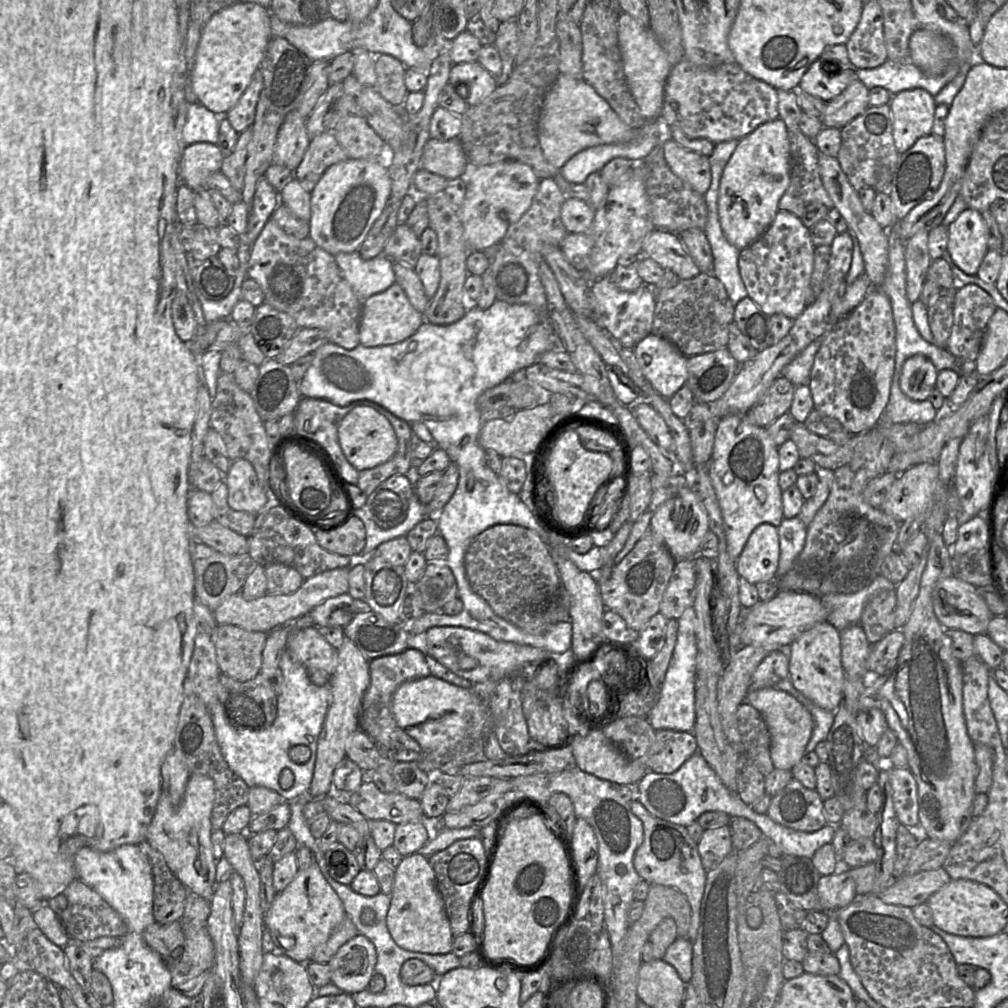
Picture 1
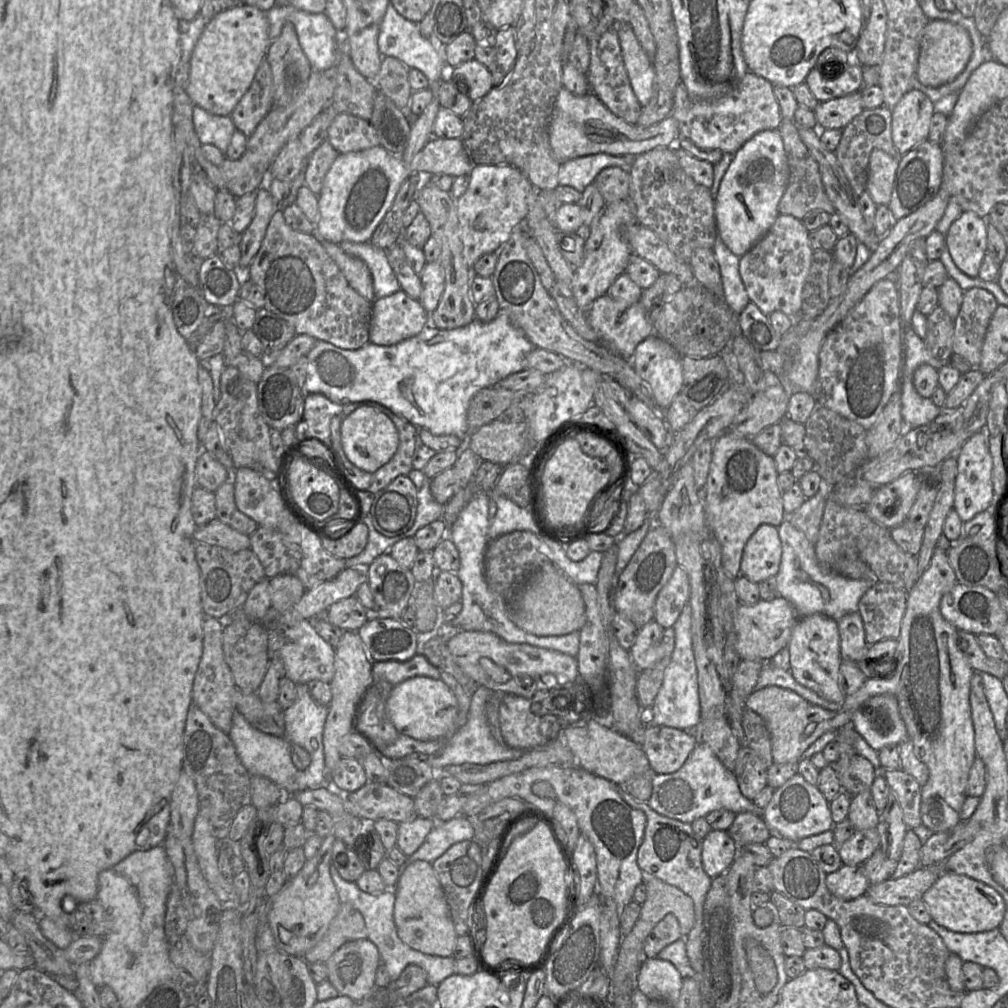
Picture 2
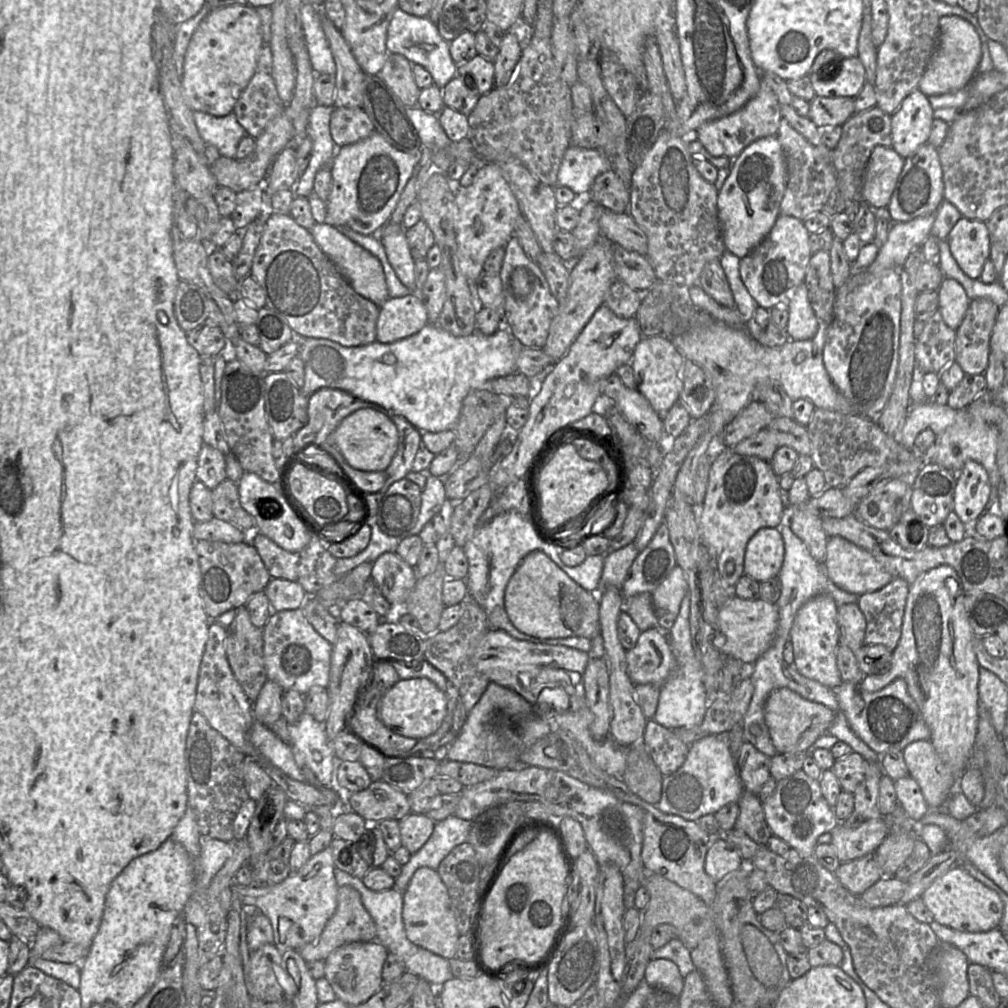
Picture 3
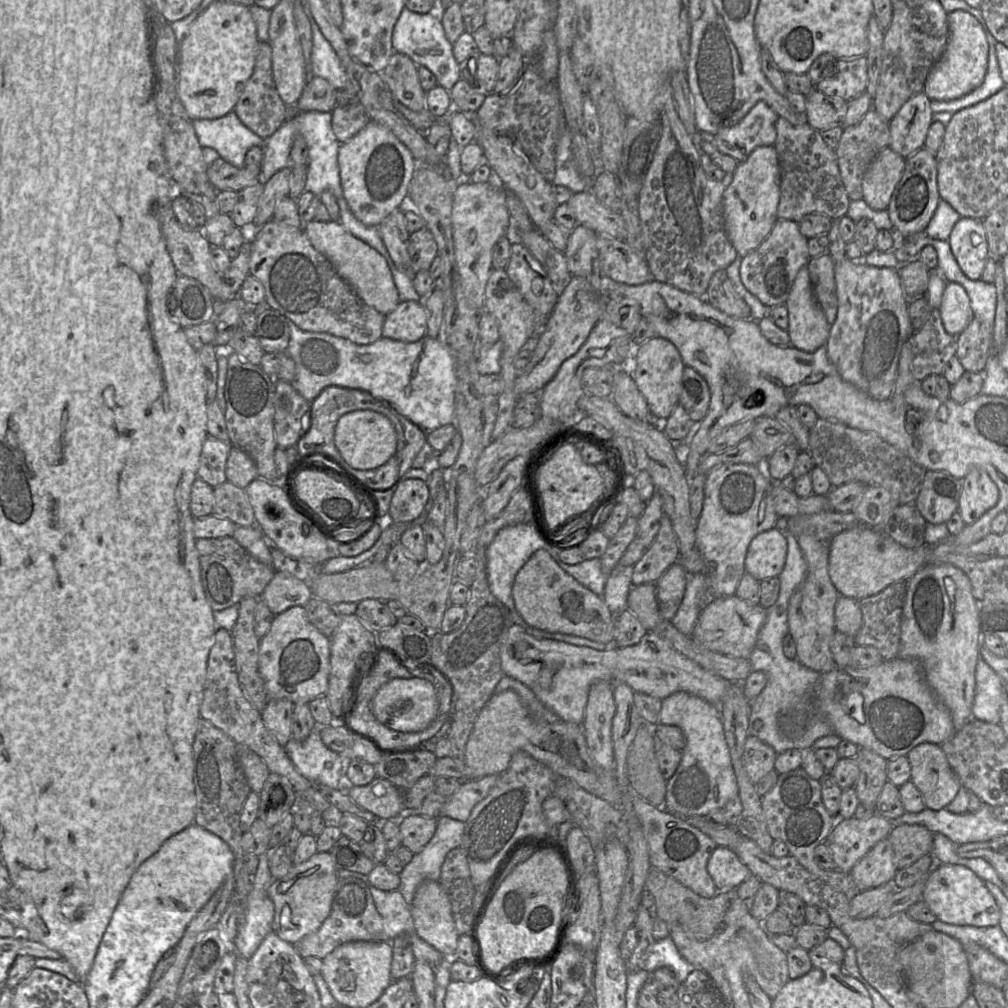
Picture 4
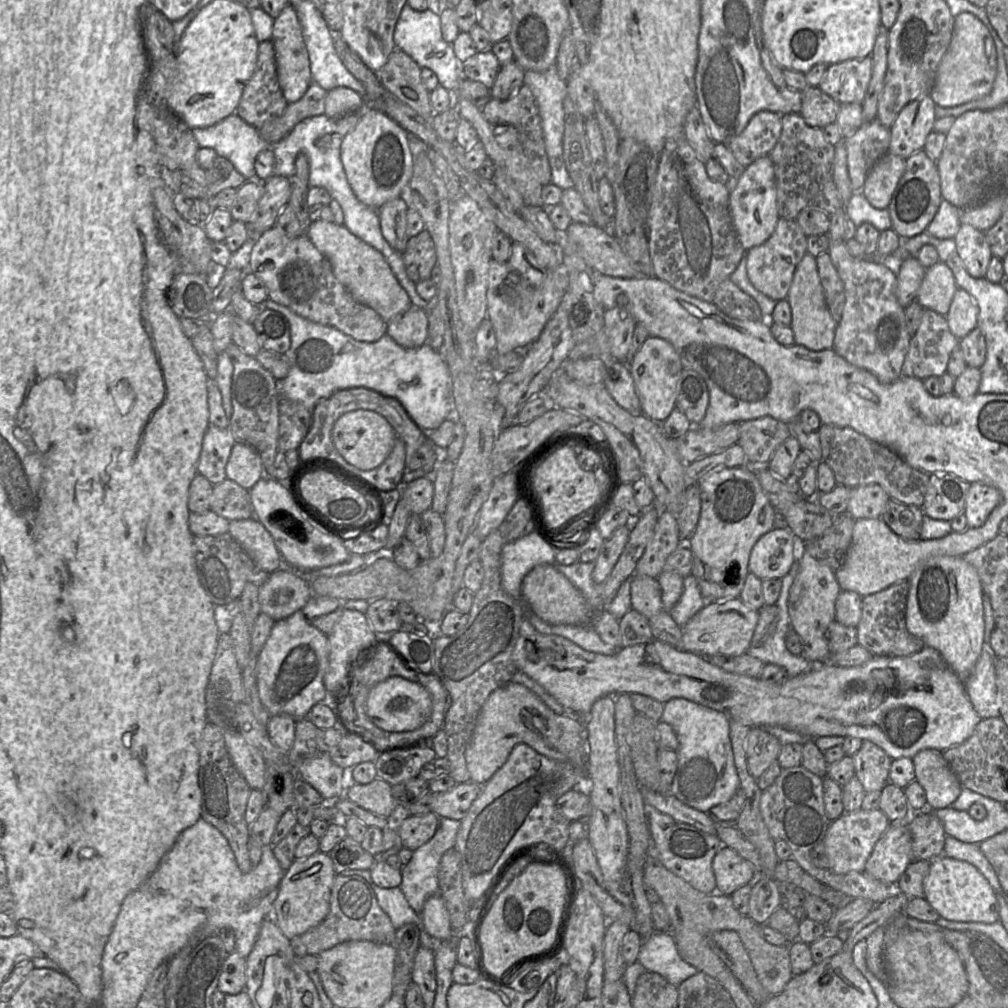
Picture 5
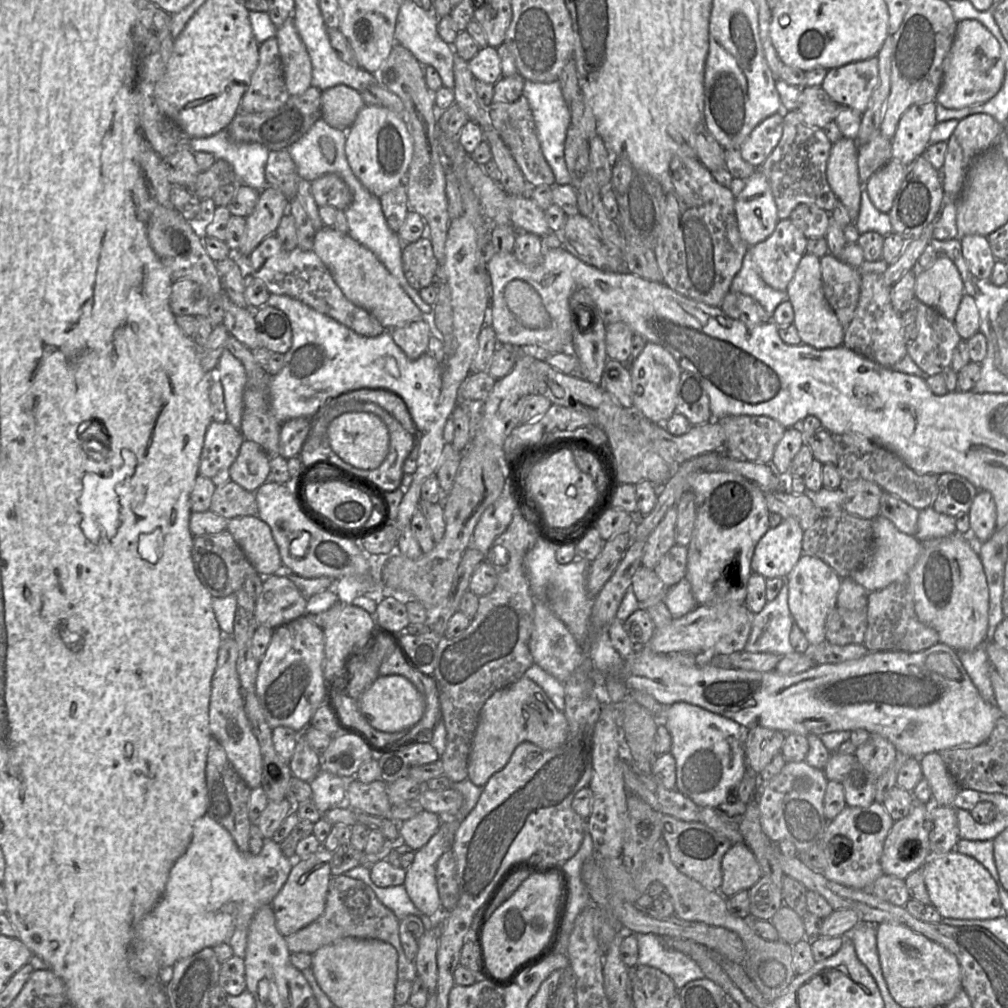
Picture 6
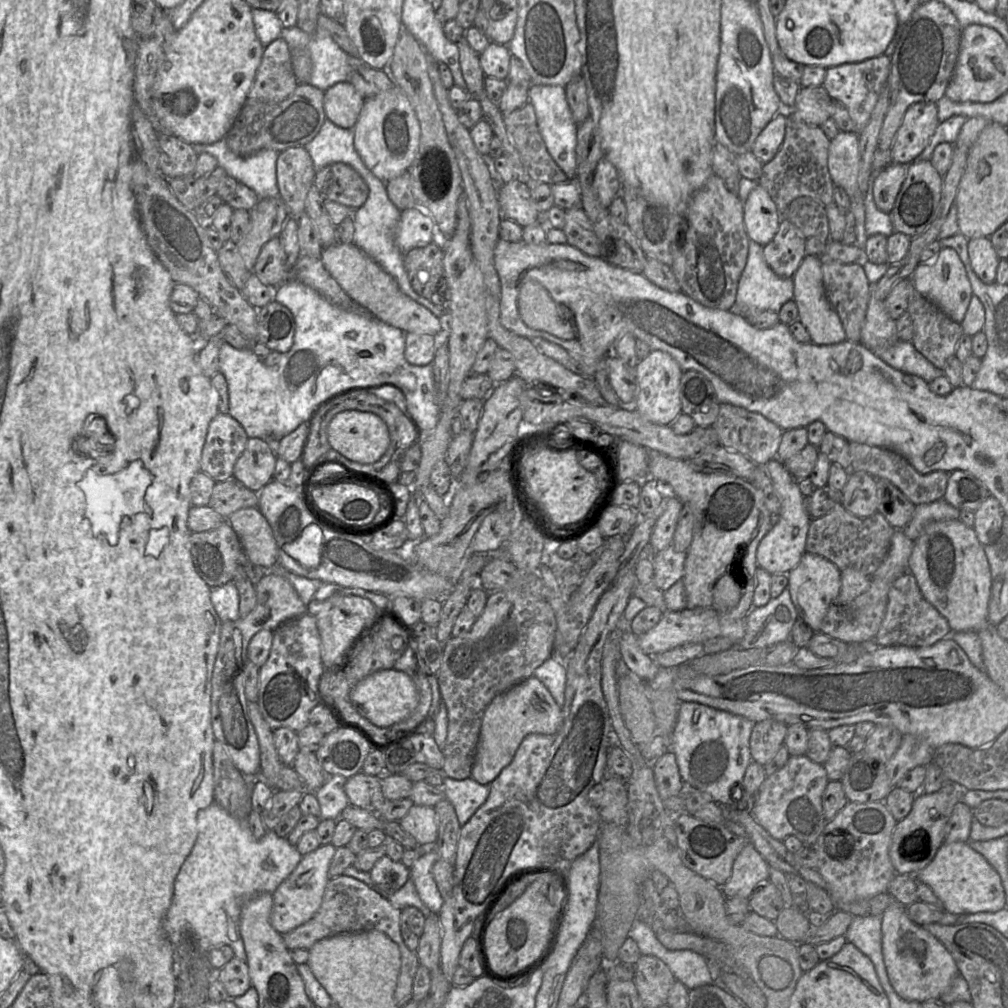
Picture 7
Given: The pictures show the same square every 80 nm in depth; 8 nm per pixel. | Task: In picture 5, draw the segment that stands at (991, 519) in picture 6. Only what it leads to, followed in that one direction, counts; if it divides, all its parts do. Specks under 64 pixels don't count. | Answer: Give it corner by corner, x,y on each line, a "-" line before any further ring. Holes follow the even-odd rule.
980,482
970,483
964,510
968,527
981,527
1001,502
1002,494
995,487

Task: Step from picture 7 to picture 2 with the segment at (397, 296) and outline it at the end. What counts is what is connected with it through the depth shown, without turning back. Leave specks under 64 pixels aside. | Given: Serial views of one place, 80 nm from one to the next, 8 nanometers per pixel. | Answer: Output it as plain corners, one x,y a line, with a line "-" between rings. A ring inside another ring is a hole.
321,240
321,244
343,273
349,285
368,302
373,303
376,296
367,265
361,259
345,253
339,244
324,240

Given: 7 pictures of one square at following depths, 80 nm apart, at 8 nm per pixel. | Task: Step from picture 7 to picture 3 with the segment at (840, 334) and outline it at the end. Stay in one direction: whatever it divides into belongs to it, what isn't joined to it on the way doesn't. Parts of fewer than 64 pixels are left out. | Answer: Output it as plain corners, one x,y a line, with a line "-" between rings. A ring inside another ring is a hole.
805,282
792,293
788,303
786,334
791,340
808,340
816,334
819,321
811,307

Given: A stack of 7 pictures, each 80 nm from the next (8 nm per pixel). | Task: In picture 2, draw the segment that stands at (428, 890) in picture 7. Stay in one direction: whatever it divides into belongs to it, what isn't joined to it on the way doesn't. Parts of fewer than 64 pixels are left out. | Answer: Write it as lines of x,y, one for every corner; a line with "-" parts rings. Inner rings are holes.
458,815
446,822
436,822
419,849
409,856
404,865
399,868
405,868
417,860
432,864
452,845
465,840
472,840
474,834
473,824
463,815

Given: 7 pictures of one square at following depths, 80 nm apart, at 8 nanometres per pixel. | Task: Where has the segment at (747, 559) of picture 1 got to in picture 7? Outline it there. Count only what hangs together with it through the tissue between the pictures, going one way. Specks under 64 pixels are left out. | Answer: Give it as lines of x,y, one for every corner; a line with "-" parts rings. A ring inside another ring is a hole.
777,459
769,461
764,466
781,504
778,522
761,539
756,550
758,568
764,569
771,576
788,574
799,563
805,551
805,543
811,517
807,510
805,498
796,479
788,472
783,463

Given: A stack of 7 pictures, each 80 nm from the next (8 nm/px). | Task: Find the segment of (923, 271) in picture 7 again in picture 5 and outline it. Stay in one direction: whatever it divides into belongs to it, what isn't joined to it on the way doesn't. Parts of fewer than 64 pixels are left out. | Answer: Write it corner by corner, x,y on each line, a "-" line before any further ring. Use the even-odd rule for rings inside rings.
938,261
926,270
918,290
917,301
923,308
946,316
957,289
951,269

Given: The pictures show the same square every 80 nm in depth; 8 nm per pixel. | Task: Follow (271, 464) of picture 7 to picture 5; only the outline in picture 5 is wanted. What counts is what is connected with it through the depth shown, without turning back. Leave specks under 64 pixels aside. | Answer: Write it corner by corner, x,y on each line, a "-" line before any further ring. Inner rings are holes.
236,442
226,465
226,476
250,490
264,476
264,468
258,452
245,443

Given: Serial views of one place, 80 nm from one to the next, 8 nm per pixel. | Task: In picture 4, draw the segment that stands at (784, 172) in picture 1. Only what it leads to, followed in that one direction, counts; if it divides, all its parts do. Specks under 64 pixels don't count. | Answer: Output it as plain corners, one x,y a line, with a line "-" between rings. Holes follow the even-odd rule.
767,145
755,148
745,161
738,163
732,174
733,179
723,193
723,215
727,235
738,255
744,257
763,242
777,219
780,199
780,166
775,147

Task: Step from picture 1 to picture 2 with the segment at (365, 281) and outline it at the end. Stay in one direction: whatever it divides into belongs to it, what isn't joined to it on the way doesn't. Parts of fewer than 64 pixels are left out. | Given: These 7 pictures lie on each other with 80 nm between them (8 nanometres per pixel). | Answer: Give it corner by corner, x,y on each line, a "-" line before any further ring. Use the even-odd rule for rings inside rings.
344,241
339,245
345,253
361,259
367,265
376,298
389,296
401,289
389,264
386,250
374,246
370,241
365,243

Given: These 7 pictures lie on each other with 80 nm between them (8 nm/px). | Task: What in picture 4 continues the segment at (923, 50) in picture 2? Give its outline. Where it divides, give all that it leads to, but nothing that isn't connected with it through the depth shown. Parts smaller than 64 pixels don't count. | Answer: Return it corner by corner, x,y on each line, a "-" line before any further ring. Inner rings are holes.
954,10
948,13
948,24
949,40
929,72
923,90
931,101
951,101
967,95
983,83
987,72
988,42
978,20
964,10

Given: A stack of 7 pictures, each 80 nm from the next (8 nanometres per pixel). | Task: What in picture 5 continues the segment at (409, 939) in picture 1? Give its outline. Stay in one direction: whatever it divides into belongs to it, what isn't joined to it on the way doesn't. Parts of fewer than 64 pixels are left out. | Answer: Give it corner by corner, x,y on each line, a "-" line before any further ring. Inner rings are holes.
440,894
429,897
420,914
424,930
434,939
446,941
454,936
449,913

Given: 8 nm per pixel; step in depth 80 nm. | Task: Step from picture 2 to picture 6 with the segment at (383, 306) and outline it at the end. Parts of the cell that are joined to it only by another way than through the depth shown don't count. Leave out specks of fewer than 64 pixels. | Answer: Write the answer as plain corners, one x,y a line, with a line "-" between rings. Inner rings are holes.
429,318
411,322
402,327
390,330
395,343
406,356
415,360
428,351
430,334

